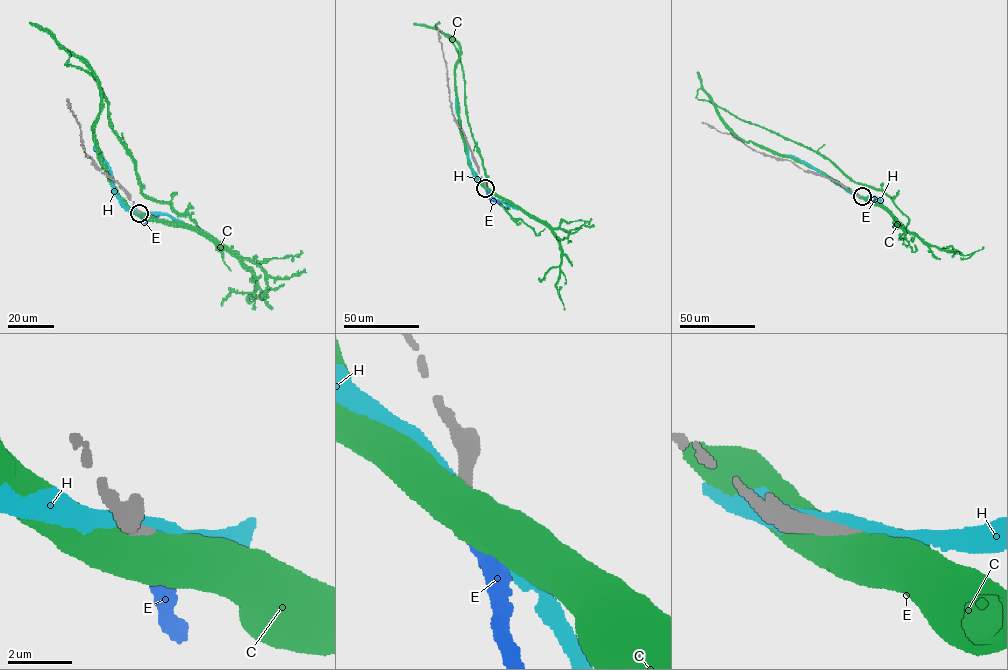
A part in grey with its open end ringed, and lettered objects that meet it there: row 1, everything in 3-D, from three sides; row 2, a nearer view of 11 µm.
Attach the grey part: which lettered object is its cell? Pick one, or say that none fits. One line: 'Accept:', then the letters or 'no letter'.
Accept: E

